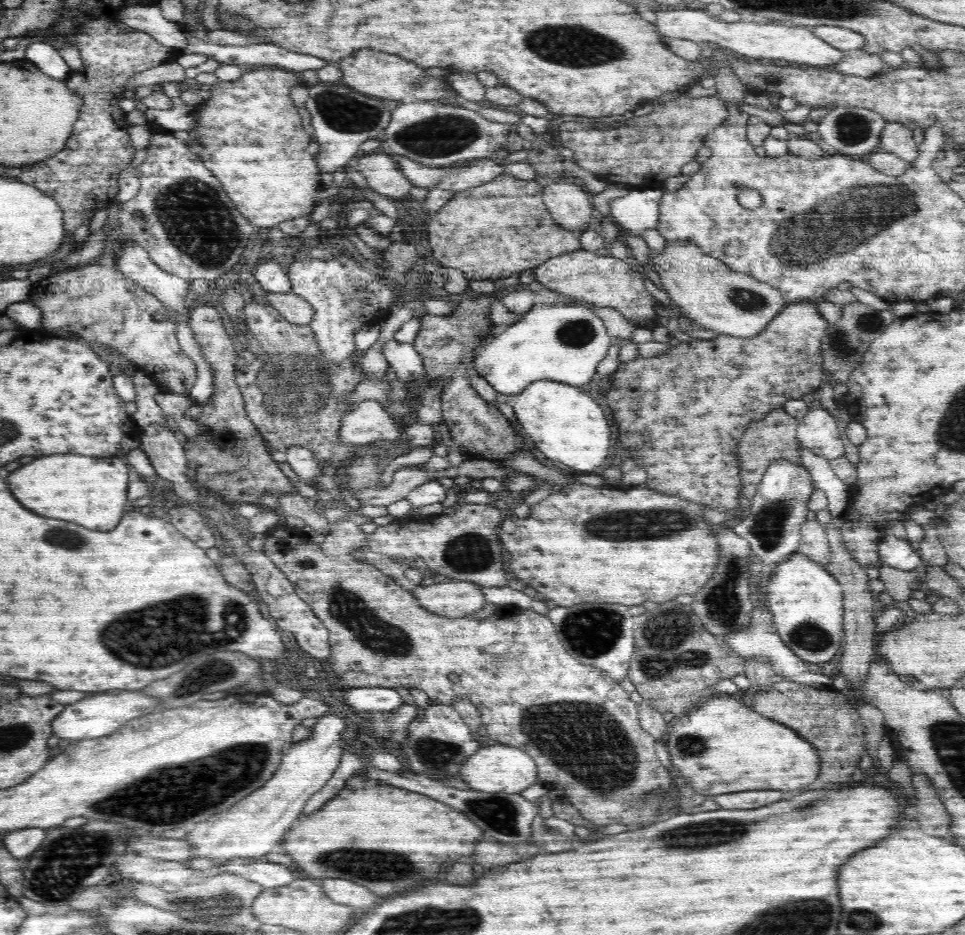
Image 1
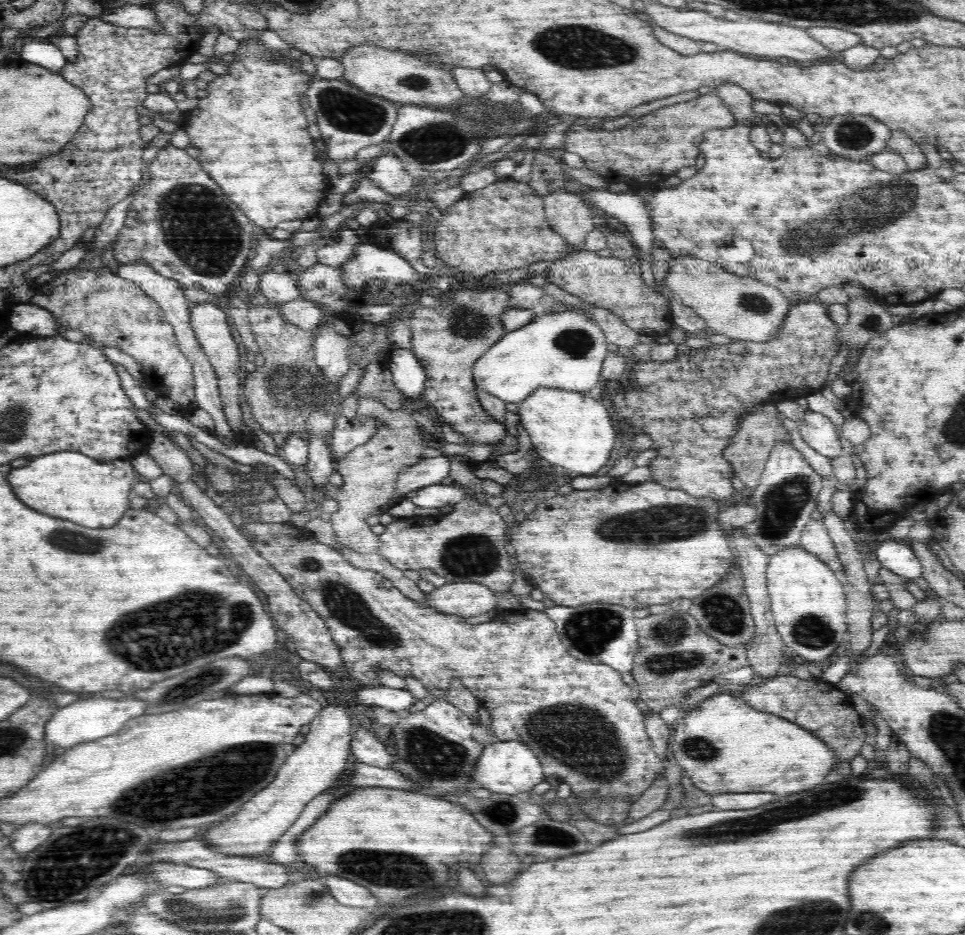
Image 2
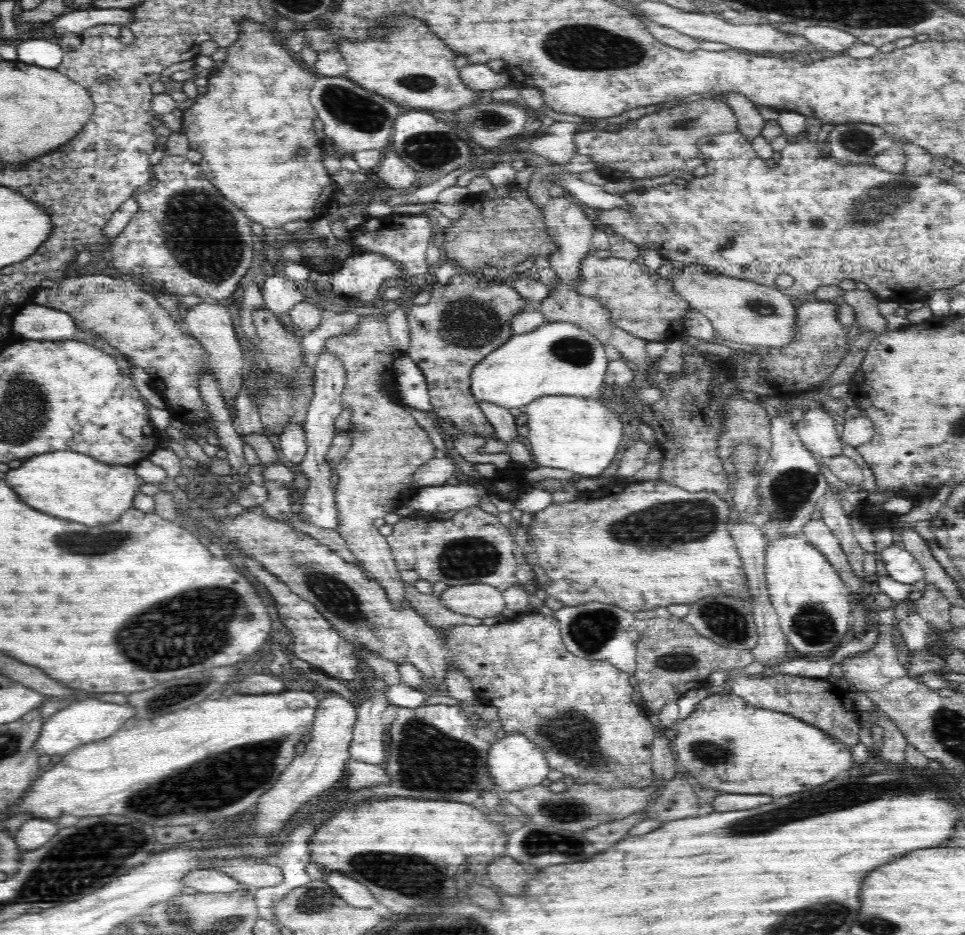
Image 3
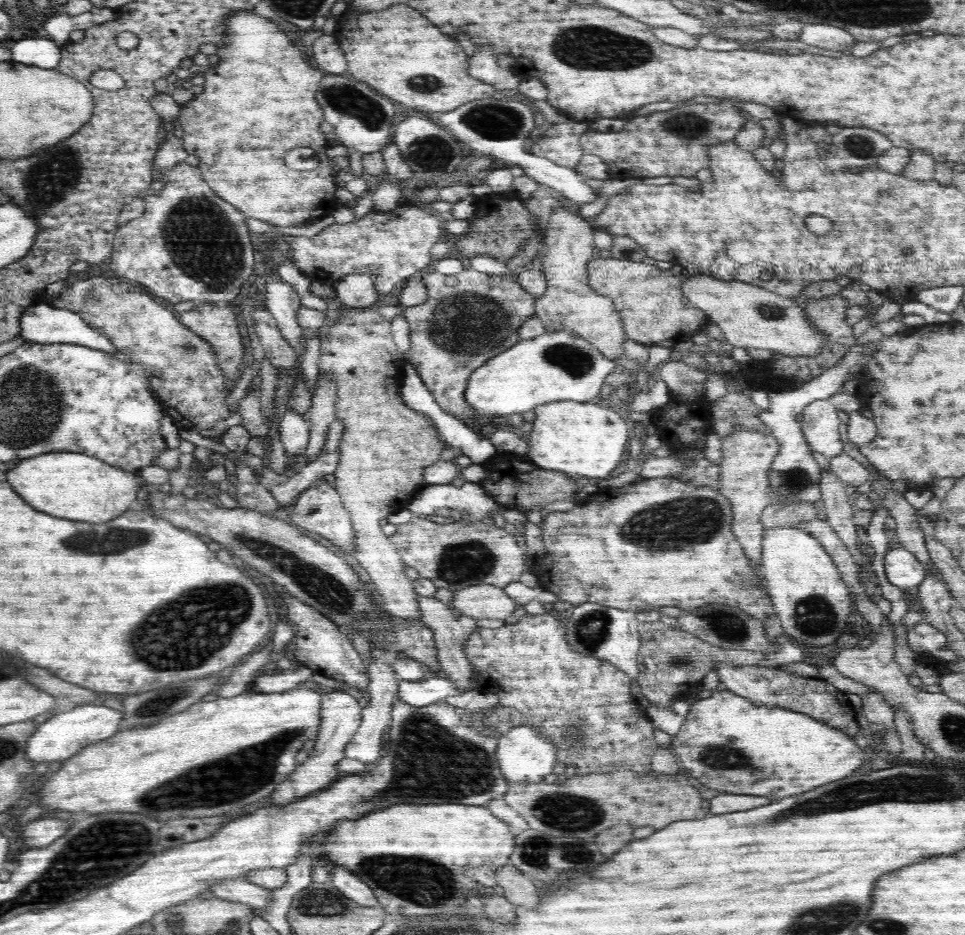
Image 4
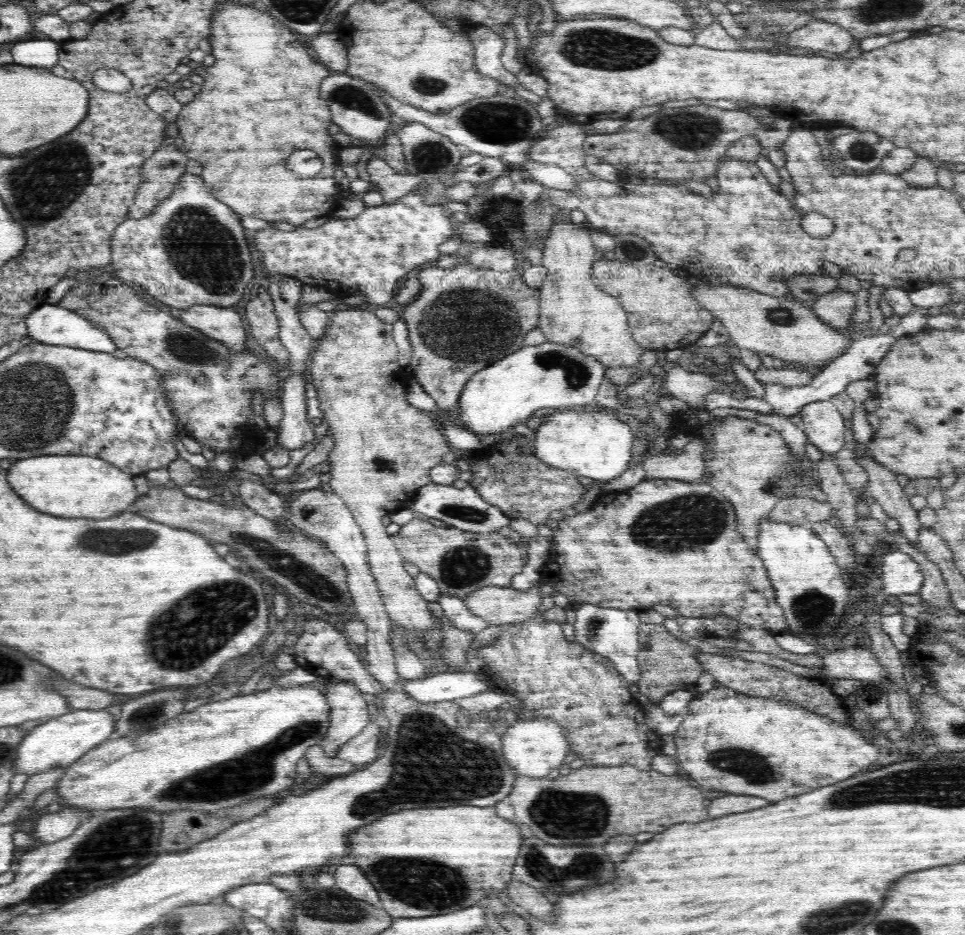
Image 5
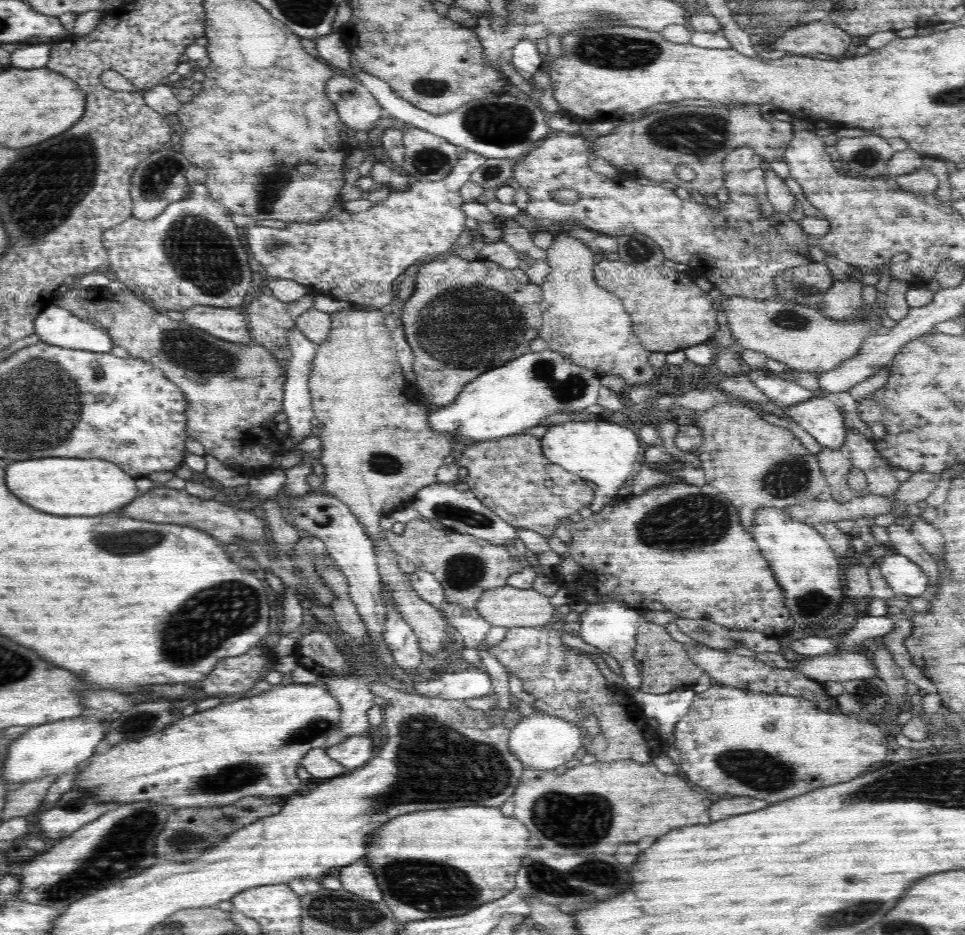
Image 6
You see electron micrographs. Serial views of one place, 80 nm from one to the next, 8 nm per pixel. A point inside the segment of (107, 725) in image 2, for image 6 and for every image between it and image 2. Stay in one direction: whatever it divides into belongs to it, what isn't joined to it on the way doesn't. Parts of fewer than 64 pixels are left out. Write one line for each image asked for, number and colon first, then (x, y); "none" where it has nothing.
3: (80, 723)
4: (64, 734)
5: (59, 742)
6: (52, 749)

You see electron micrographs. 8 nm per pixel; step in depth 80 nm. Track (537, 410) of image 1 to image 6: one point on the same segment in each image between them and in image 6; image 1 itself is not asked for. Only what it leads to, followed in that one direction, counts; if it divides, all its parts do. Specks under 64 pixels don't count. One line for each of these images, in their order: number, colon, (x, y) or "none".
2: (568, 429)
3: (576, 433)
4: (589, 438)
5: (598, 445)
6: (598, 450)

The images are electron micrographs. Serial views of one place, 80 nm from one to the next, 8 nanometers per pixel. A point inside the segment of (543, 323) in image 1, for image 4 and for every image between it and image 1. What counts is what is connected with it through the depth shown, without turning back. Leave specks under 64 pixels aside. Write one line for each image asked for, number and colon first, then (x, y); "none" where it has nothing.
2: (565, 350)
3: (559, 358)
4: (561, 365)

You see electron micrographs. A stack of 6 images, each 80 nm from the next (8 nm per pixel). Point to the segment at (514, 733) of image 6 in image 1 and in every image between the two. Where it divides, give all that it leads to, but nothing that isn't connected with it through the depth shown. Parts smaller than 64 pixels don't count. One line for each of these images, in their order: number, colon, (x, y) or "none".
1: (492, 768)
2: (511, 767)
3: (515, 762)
4: (524, 755)
5: (533, 748)

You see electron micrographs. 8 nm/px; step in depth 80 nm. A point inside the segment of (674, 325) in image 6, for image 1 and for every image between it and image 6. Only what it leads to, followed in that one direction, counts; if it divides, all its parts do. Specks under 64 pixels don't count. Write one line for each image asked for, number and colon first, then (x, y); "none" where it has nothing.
1: (602, 281)
2: (616, 285)
3: (644, 304)
4: (654, 310)
5: (663, 314)

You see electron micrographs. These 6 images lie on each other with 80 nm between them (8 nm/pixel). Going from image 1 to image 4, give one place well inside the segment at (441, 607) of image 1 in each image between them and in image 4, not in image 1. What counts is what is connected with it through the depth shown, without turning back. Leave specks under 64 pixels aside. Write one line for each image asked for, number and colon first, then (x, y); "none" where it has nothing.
2: (463, 599)
3: (480, 600)
4: (487, 601)

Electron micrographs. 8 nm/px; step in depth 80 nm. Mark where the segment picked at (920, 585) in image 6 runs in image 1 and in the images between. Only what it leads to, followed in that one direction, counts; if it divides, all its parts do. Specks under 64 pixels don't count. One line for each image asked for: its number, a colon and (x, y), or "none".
1: (895, 551)
2: (893, 554)
3: (901, 565)
4: (902, 568)
5: (900, 573)

